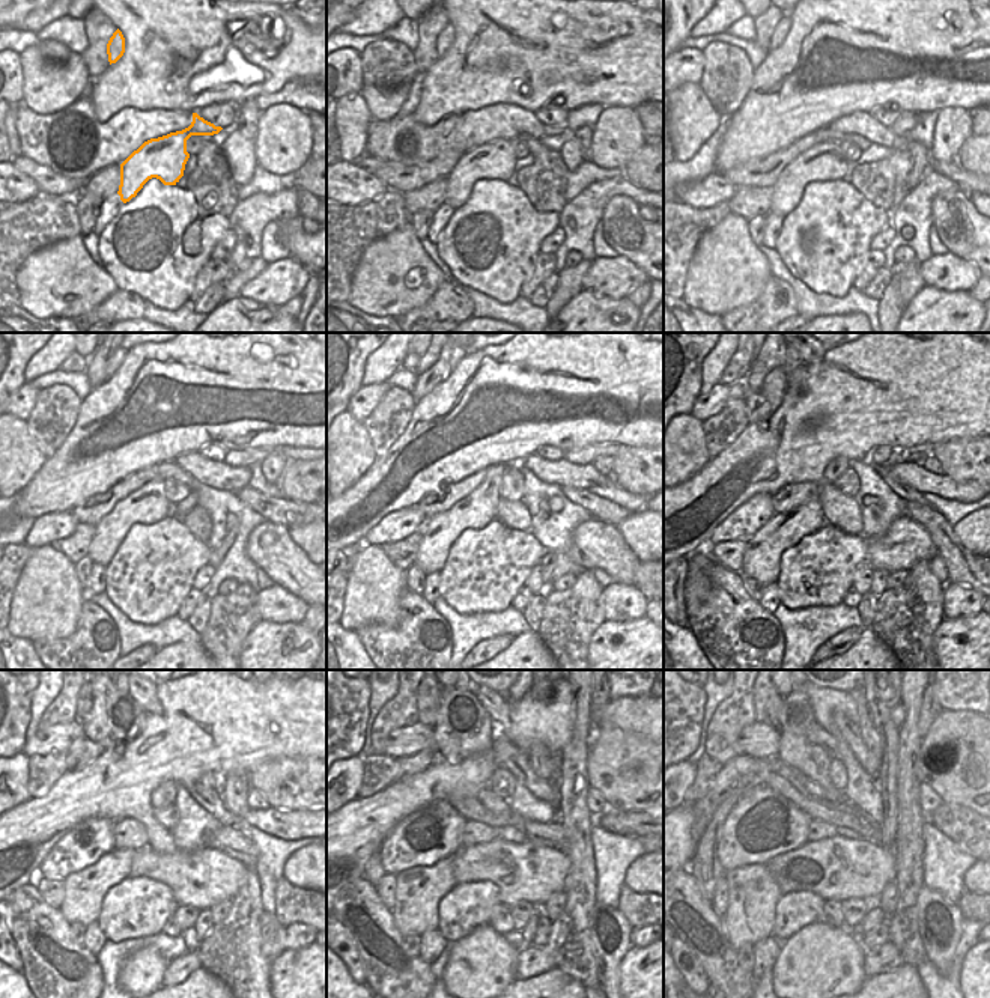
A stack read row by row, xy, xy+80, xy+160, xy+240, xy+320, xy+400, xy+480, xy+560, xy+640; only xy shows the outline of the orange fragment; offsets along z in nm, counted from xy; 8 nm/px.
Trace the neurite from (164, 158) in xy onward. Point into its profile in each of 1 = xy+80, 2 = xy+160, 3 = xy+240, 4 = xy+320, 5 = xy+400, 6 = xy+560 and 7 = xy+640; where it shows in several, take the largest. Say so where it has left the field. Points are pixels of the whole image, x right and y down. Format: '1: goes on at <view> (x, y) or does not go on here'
1: goes on at xy+80 (495, 160)
2: goes on at xy+160 (825, 161)
3: goes on at xy+240 (148, 505)
4: goes on at xy+320 (477, 509)
5: goes on at xy+400 (762, 559)
6: goes on at xy+560 (419, 890)
7: goes on at xy+640 (753, 893)

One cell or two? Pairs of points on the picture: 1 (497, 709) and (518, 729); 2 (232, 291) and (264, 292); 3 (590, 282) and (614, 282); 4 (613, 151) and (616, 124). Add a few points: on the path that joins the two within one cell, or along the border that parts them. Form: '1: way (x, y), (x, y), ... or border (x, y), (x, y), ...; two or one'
1: border (509, 702), (509, 723), (497, 729); two
2: border (265, 267), (238, 294); two
3: way (596, 282), (608, 282); one
4: way (617, 145), (617, 130); one

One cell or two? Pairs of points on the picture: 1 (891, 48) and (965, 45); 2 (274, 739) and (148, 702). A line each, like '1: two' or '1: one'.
1: one
2: two

